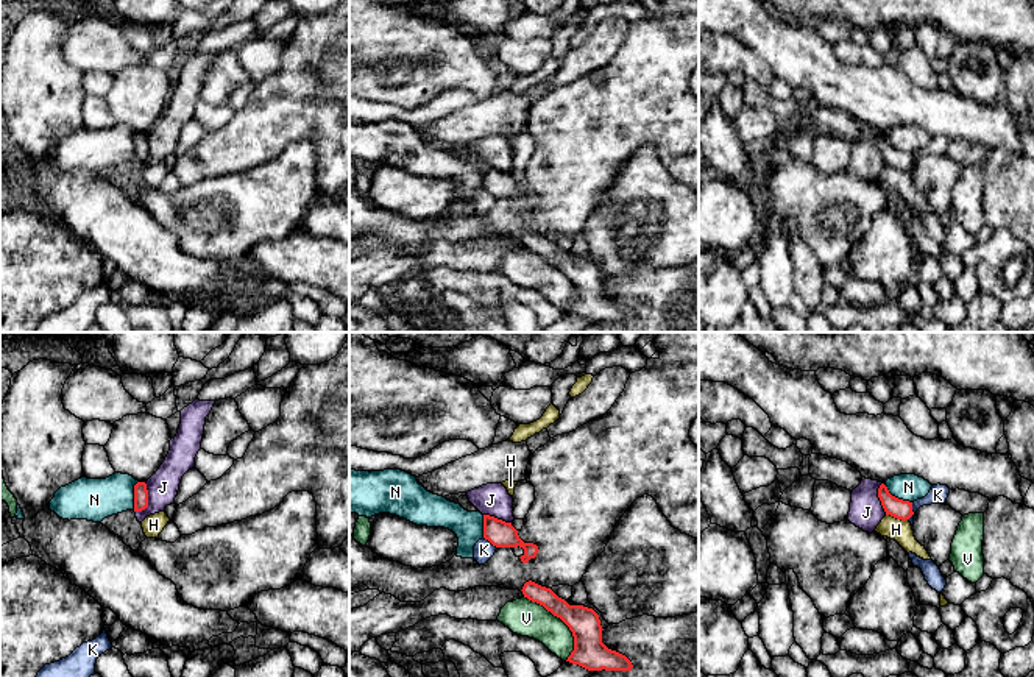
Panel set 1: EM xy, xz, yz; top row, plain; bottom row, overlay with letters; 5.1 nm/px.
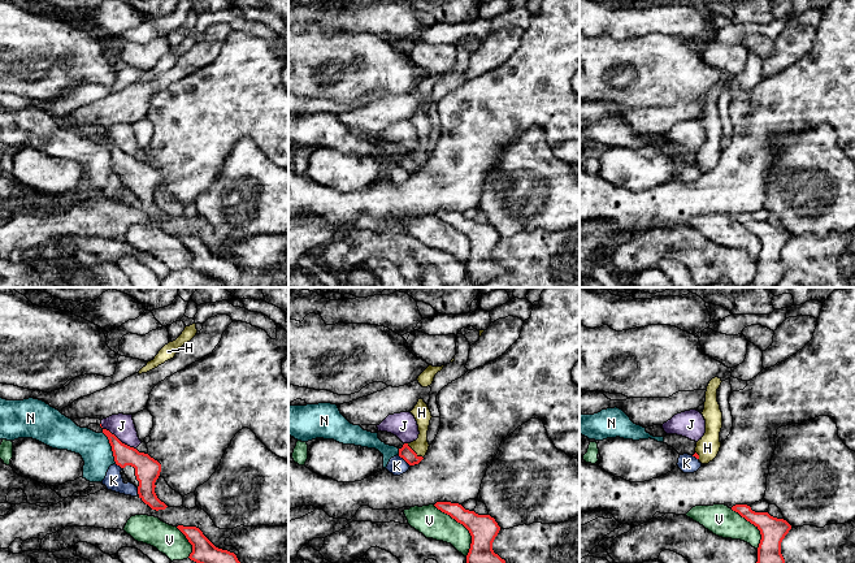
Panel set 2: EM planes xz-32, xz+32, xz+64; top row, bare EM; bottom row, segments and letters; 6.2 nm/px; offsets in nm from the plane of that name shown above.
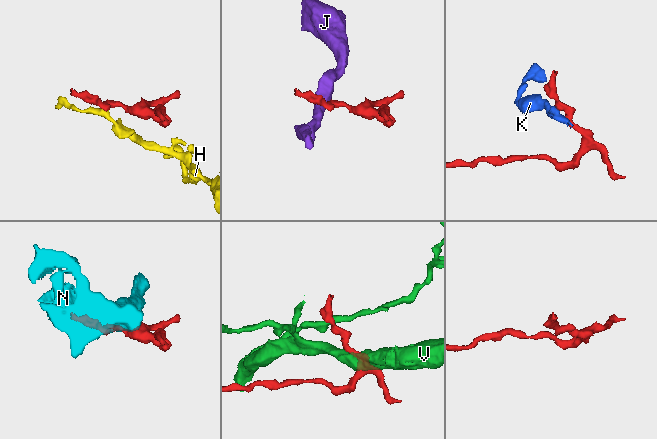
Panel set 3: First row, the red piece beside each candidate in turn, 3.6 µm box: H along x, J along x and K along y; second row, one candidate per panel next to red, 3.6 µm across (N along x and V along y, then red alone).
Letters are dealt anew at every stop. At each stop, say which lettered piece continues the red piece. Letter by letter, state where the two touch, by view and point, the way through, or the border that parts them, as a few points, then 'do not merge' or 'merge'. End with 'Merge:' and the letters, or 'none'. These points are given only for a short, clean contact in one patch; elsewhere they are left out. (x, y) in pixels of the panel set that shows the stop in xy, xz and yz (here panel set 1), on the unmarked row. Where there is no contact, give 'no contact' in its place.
H: yz (897, 169) | along yz (886, 164), (908, 170) | do not merge
J: xy (147, 150) | along xy (144, 133), (147, 156), (136, 163) | do not merge
K: yz (911, 161) | along yz (913, 153), (913, 164), (908, 169) | do not merge
N: yz (897, 148) | do not merge
V: xz (563, 272) | do not merge
Merge: none

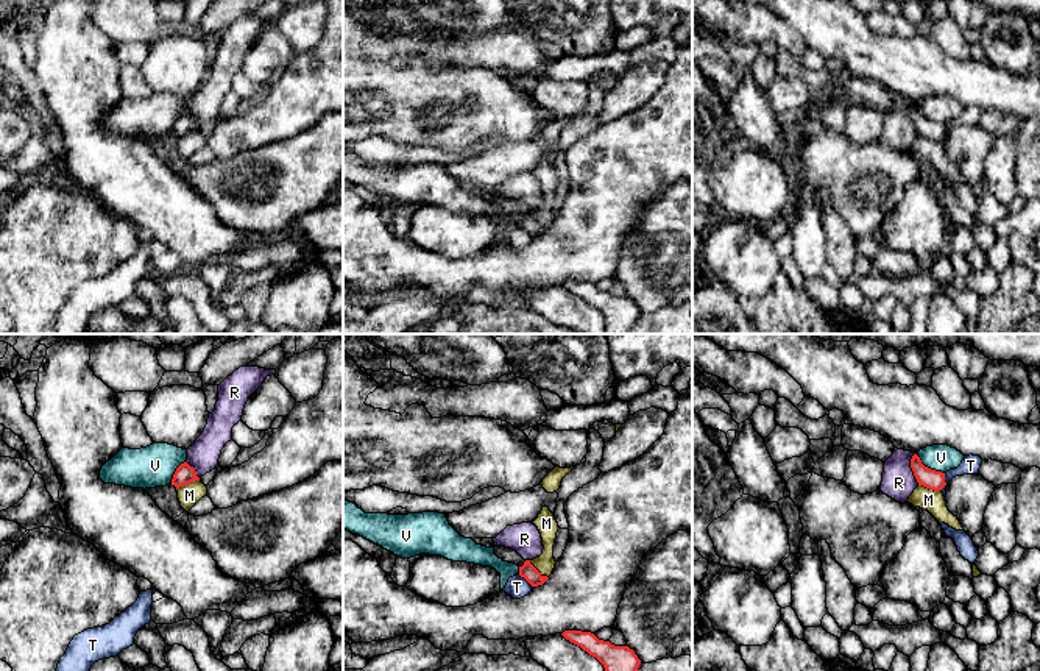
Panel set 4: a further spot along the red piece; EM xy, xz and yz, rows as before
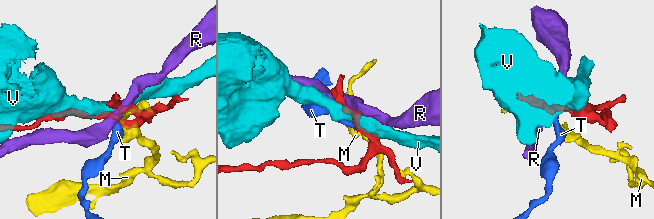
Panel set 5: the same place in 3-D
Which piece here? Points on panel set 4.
M: xy (187, 133) | along xy (198, 130), (176, 139) | do not merge
R: yz (911, 117) | along yz (914, 103), (911, 120), (919, 134) | do not merge
T: yz (944, 131) | along yz (945, 124), (945, 134), (940, 139) | do not merge
V: yz (930, 119) | do not merge
Merge: none

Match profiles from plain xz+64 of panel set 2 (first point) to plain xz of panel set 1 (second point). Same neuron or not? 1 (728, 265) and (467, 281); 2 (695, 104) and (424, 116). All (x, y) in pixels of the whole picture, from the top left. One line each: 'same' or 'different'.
1: same
2: different

